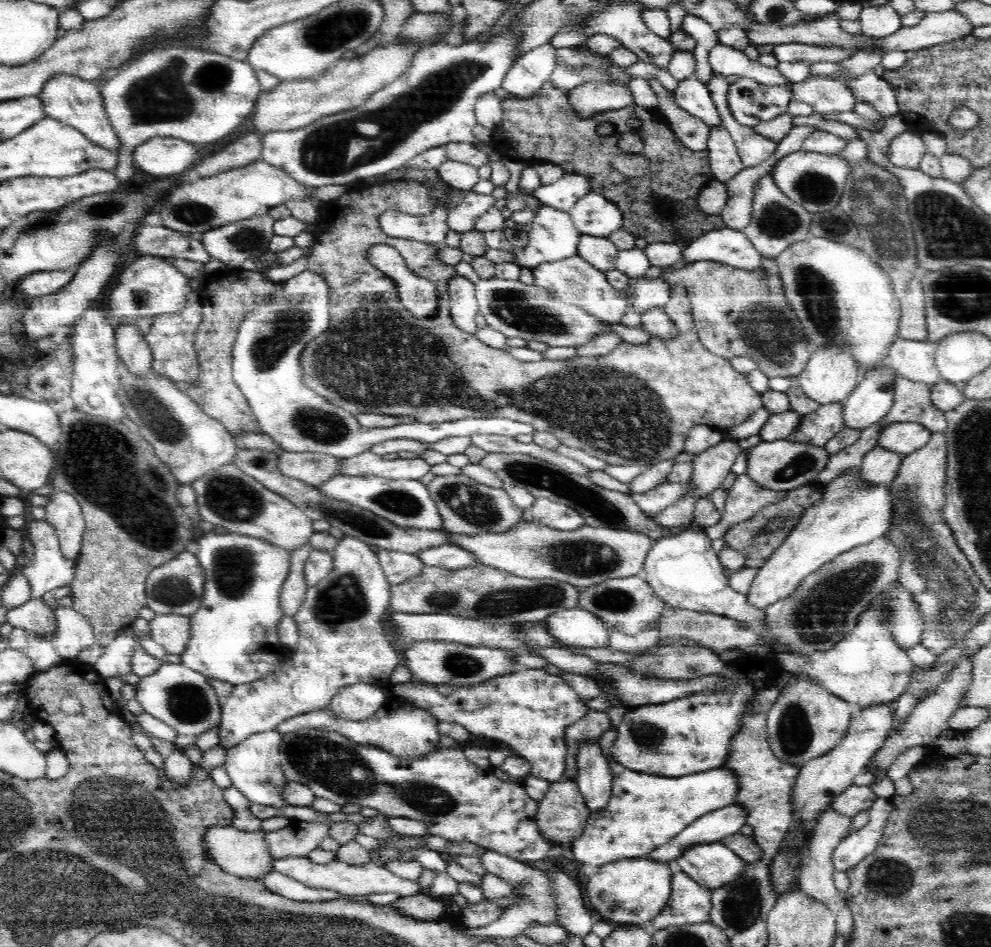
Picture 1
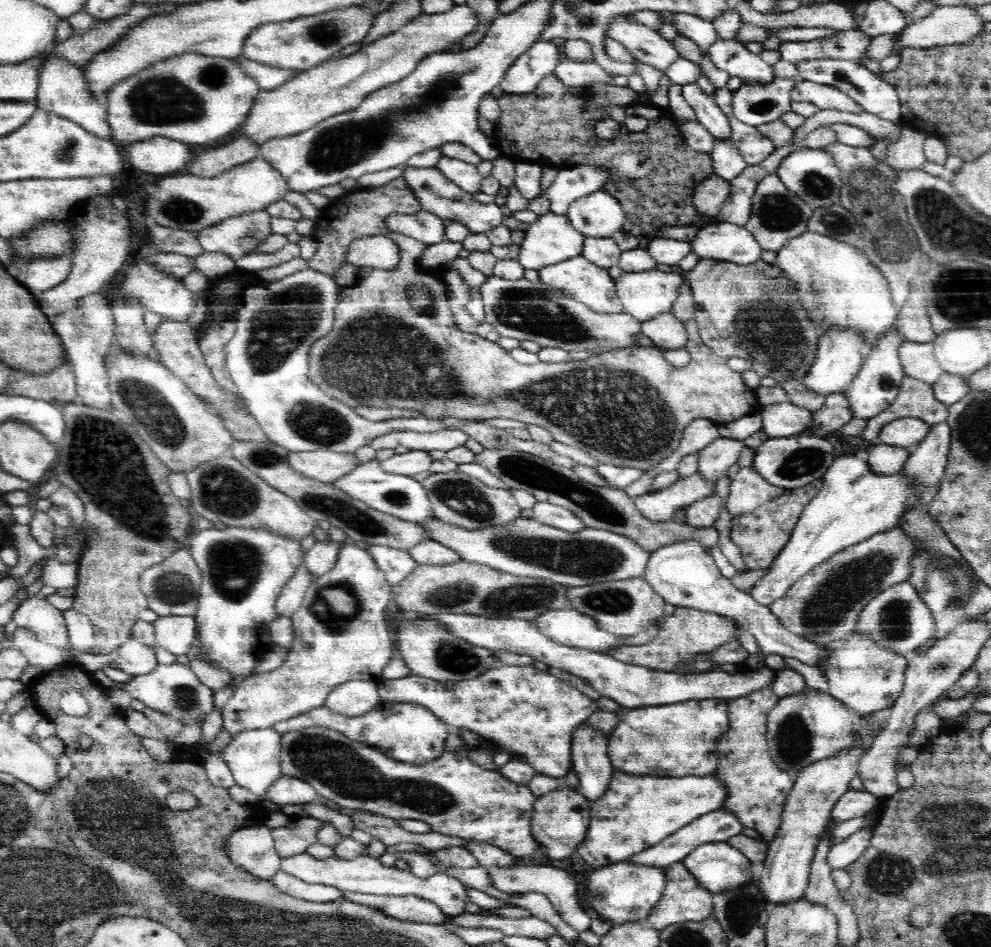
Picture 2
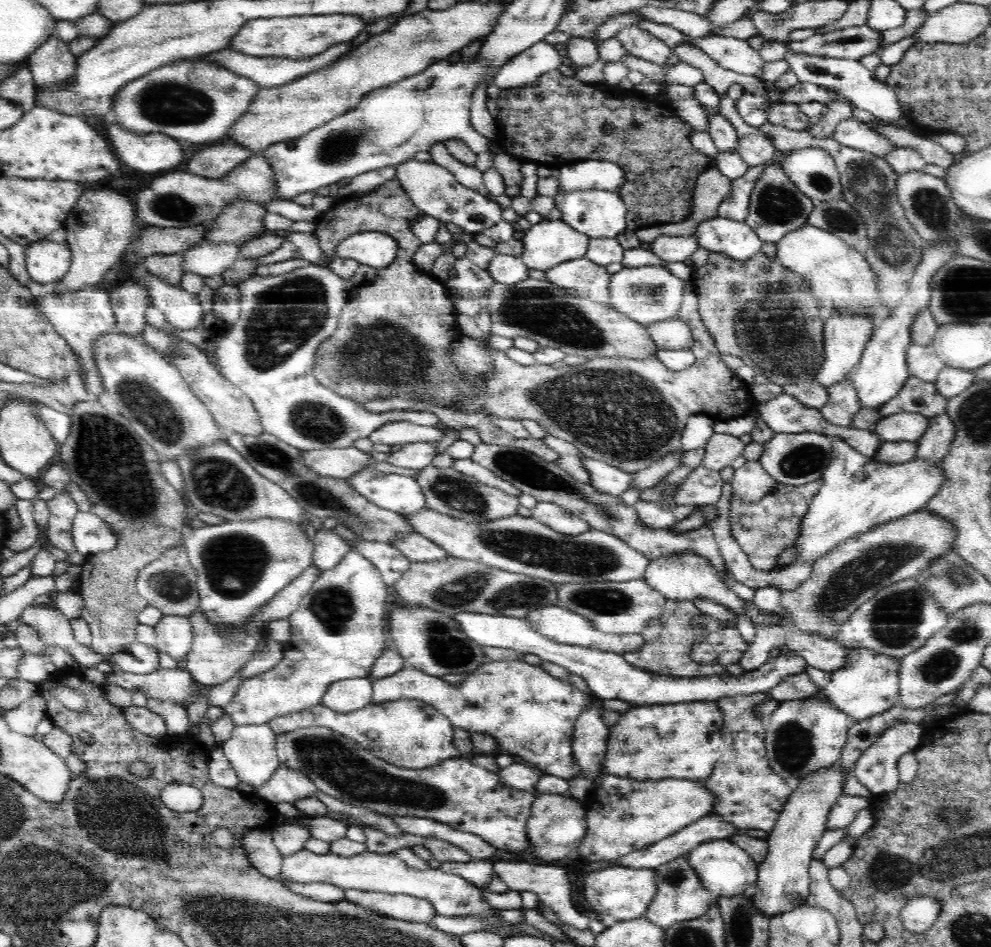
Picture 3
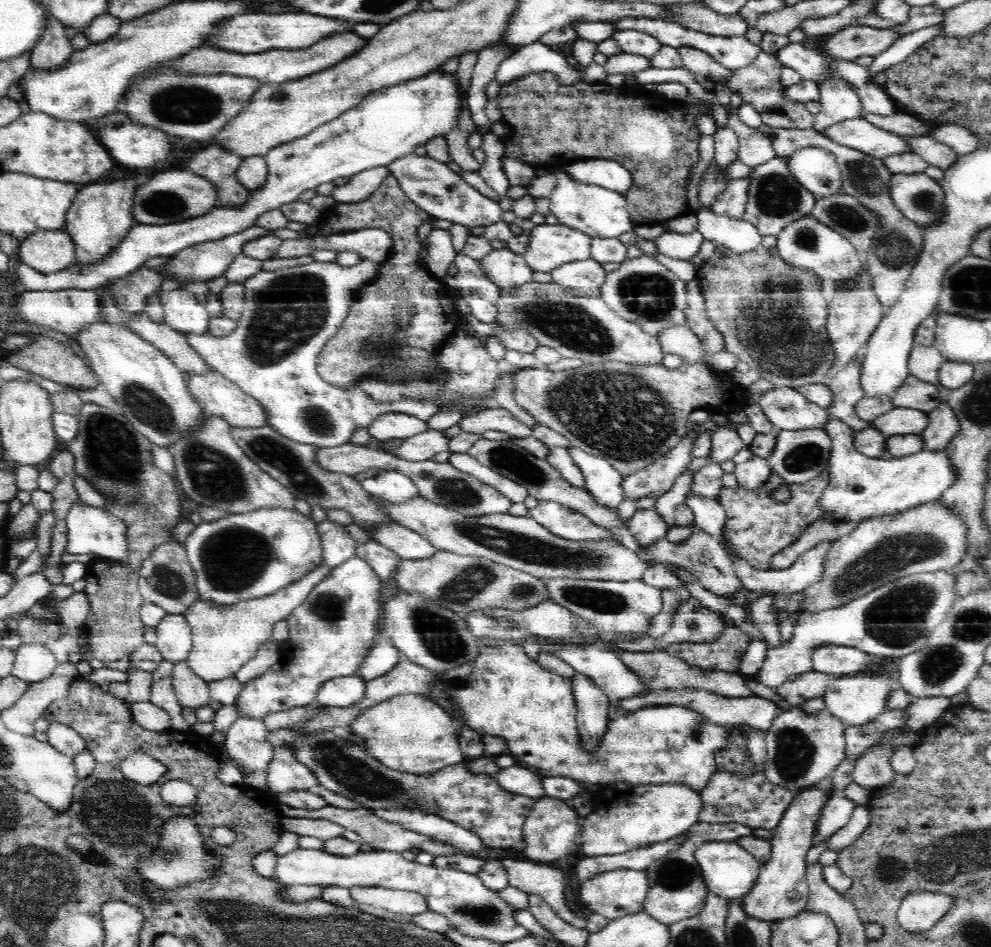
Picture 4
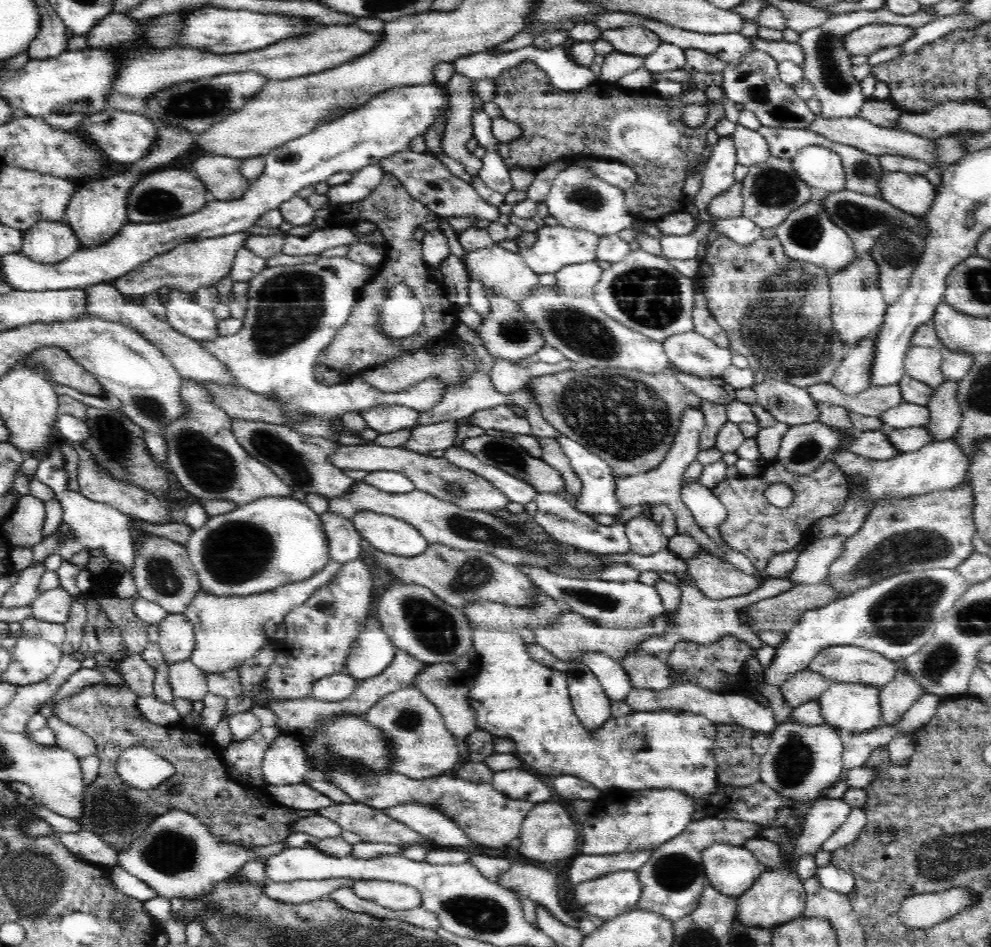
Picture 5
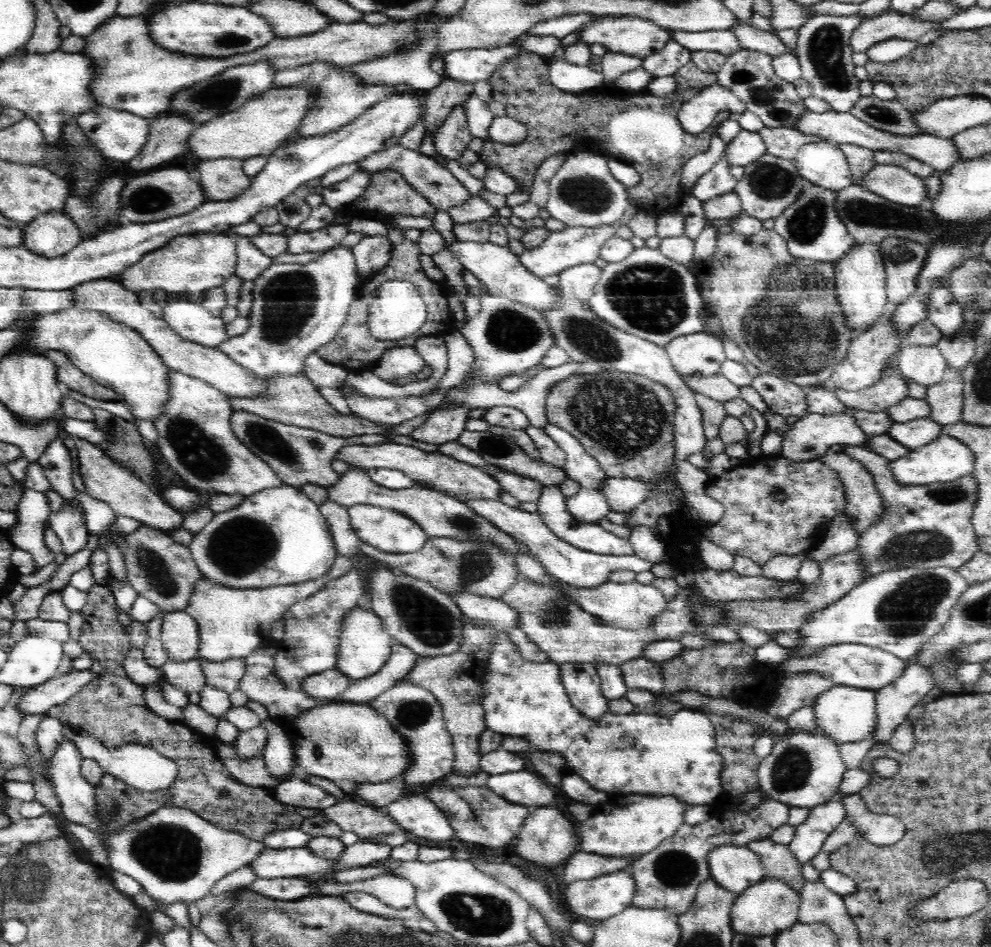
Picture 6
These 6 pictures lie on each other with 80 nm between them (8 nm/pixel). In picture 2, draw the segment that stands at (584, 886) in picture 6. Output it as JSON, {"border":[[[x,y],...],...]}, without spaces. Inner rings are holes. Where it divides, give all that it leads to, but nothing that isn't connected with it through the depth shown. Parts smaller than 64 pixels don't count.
{"border":[[[620,861],[593,868],[588,878],[589,904],[605,920],[614,920],[614,924],[646,921],[652,908],[658,904],[666,890],[666,873],[663,867],[648,866],[630,861]]]}

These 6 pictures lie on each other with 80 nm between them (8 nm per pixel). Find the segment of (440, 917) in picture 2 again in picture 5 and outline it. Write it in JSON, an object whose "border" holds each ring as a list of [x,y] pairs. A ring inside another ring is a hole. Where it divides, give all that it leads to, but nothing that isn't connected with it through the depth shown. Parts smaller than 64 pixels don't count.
{"border":[[[358,880],[352,889],[356,896],[371,900],[390,910],[412,910],[422,904],[422,897],[413,886],[384,880]]]}

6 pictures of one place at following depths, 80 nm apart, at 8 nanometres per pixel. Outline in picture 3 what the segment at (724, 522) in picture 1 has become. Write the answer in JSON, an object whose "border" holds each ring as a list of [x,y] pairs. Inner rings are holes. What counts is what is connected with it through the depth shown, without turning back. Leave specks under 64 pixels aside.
{"border":[[[484,444],[476,446],[472,460],[512,483],[516,488],[536,498],[537,502],[552,502],[566,510],[573,512],[576,516],[585,520],[592,529],[608,532],[622,540],[638,552],[646,555],[646,558],[654,560],[666,555],[679,555],[684,551],[694,551],[698,555],[712,563],[716,573],[722,581],[726,581],[722,553],[716,542],[712,529],[708,526],[698,530],[687,530],[677,532],[670,528],[652,529],[638,517],[636,507],[626,505],[620,495],[602,493],[594,485],[582,483],[566,473],[560,465],[555,462],[544,460],[532,452],[520,450],[520,448],[506,448]],[[757,460],[746,461],[744,466],[735,469],[730,483],[733,496],[749,504],[768,496],[778,484]]]}

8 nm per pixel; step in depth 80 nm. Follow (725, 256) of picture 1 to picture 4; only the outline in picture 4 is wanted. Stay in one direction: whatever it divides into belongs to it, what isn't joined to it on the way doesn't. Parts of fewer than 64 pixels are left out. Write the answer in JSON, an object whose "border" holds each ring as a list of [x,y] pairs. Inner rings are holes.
{"border":[[[698,208],[695,213],[697,231],[704,236],[704,241],[724,246],[738,254],[751,252],[761,244],[762,235],[750,222],[716,215],[710,209]]]}

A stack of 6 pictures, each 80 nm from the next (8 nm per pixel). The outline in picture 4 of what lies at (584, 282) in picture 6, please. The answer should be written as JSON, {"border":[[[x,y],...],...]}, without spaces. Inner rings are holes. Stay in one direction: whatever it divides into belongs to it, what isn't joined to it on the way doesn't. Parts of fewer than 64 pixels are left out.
{"border":[[[592,257],[575,260],[550,271],[552,280],[575,296],[596,297],[606,280],[602,263]]]}

